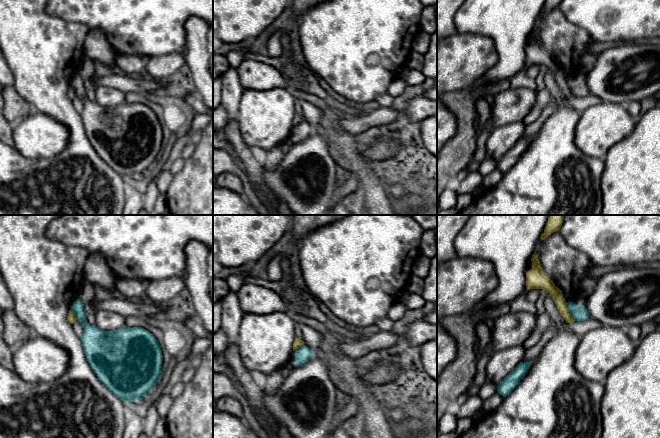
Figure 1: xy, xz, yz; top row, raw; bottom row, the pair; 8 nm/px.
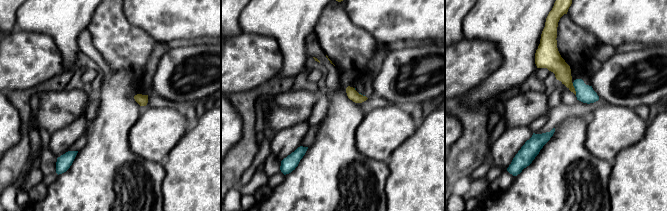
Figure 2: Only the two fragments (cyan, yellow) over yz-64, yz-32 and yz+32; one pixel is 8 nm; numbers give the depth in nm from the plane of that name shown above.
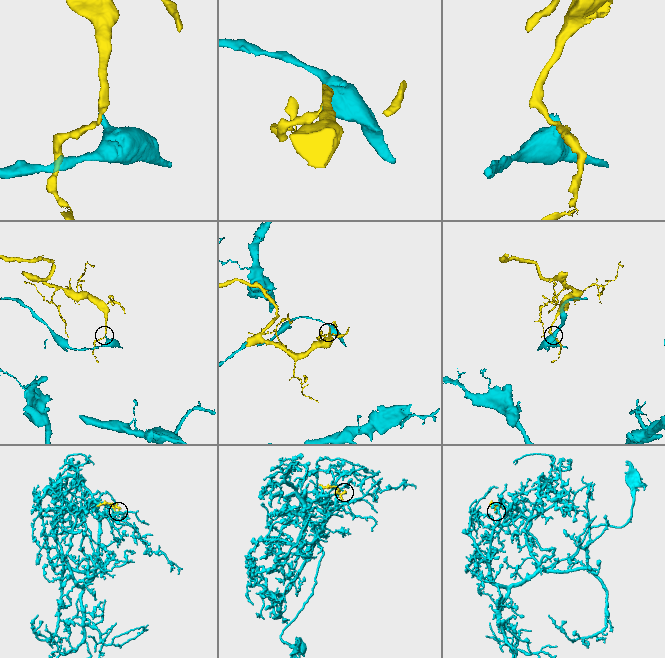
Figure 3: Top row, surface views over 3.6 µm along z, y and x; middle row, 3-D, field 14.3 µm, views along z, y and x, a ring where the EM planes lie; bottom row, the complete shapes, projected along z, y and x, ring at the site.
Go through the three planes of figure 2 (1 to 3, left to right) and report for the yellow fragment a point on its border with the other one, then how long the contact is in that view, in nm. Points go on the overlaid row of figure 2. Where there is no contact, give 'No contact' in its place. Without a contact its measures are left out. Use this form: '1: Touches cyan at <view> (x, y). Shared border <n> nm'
1: No contact
2: Touches cyan at yz-32 (361, 94). Shared border 60 nm
3: Touches cyan at yz+32 (575, 89). Shared border 100 nm

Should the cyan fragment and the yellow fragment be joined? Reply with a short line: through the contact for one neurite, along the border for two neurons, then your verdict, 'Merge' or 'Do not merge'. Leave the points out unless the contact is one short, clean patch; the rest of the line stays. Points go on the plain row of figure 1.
Line: yz (565, 79), (570, 91), (575, 96). Do not merge

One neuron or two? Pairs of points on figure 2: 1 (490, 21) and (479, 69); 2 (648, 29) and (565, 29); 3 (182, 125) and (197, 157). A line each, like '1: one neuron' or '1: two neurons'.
1: two neurons
2: two neurons
3: two neurons

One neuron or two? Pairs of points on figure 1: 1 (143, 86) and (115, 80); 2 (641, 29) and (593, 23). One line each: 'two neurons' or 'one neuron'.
1: one neuron
2: one neuron

